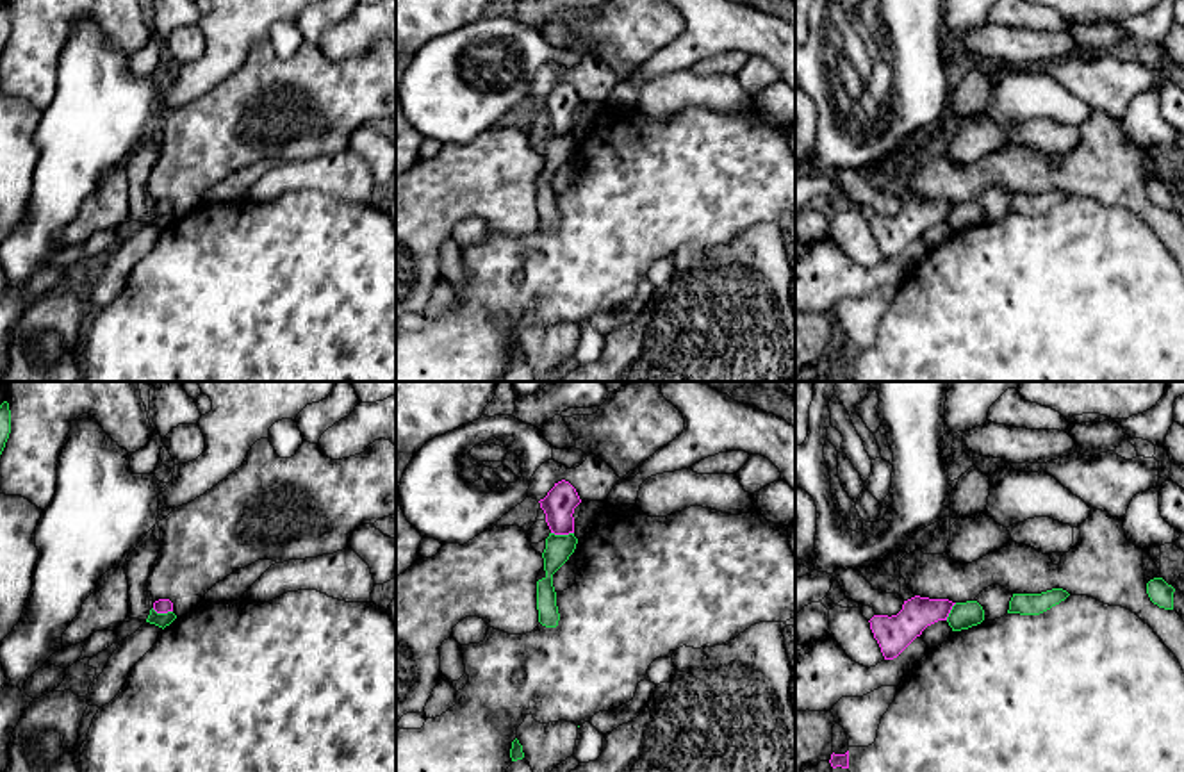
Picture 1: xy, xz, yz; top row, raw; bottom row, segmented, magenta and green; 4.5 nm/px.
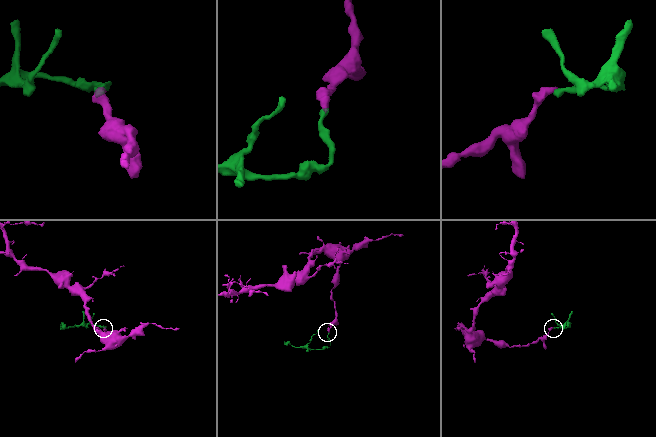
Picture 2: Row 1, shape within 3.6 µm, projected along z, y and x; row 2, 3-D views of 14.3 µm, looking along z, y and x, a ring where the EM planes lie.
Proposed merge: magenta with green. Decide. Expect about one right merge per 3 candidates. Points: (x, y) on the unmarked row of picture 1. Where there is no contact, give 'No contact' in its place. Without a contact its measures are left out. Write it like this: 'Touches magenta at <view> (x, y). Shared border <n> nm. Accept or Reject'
Touches magenta at xz (562, 134). Shared border 100 nm. Reject

